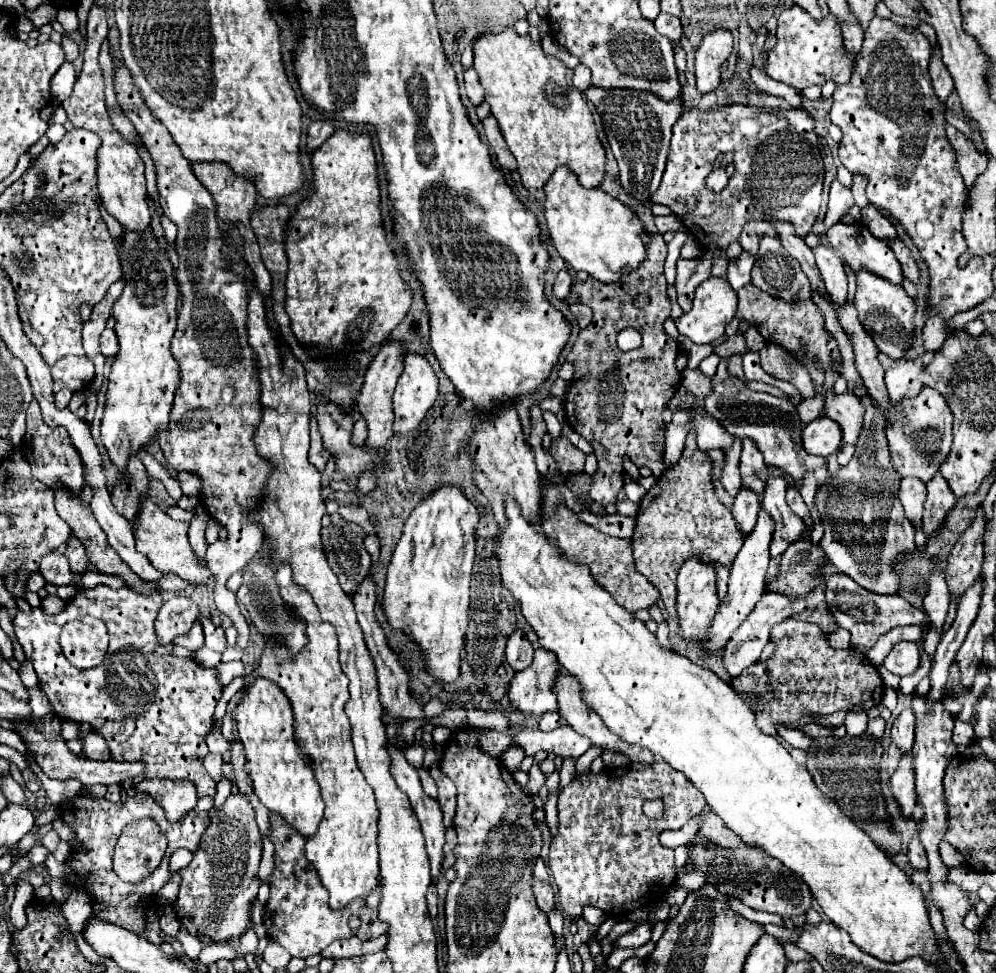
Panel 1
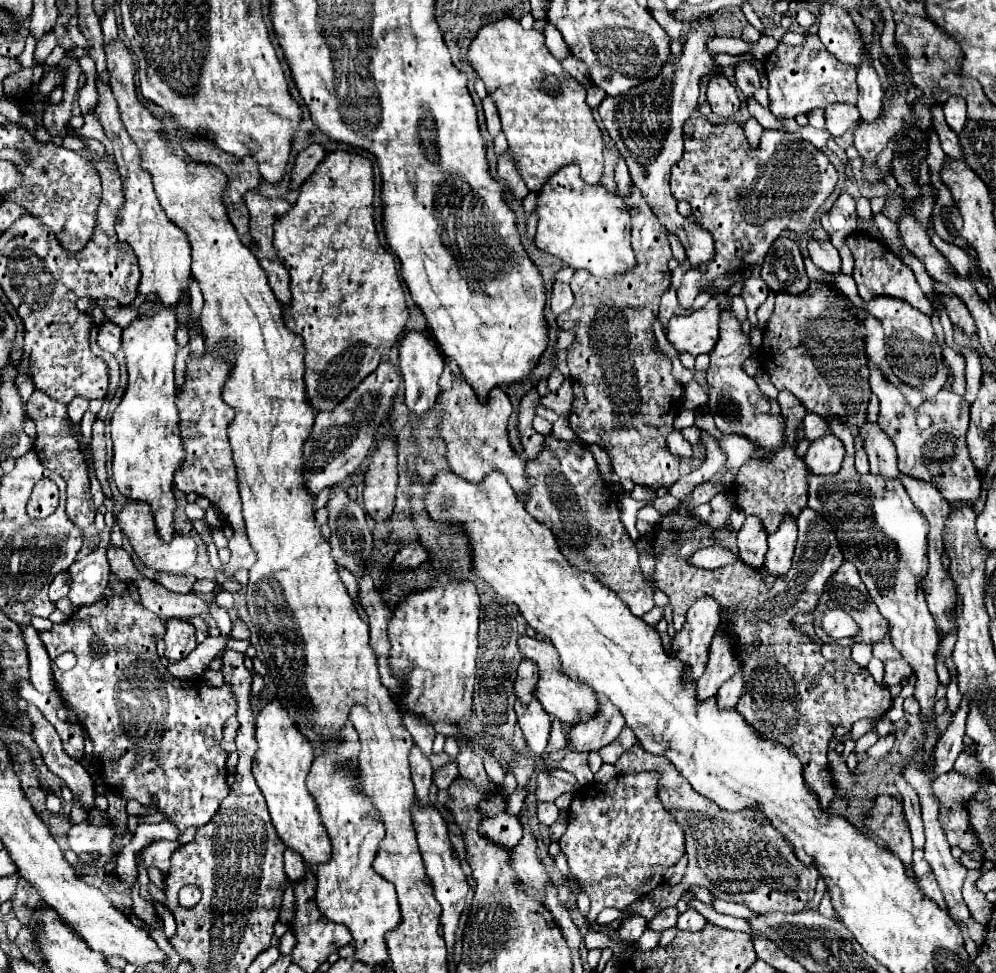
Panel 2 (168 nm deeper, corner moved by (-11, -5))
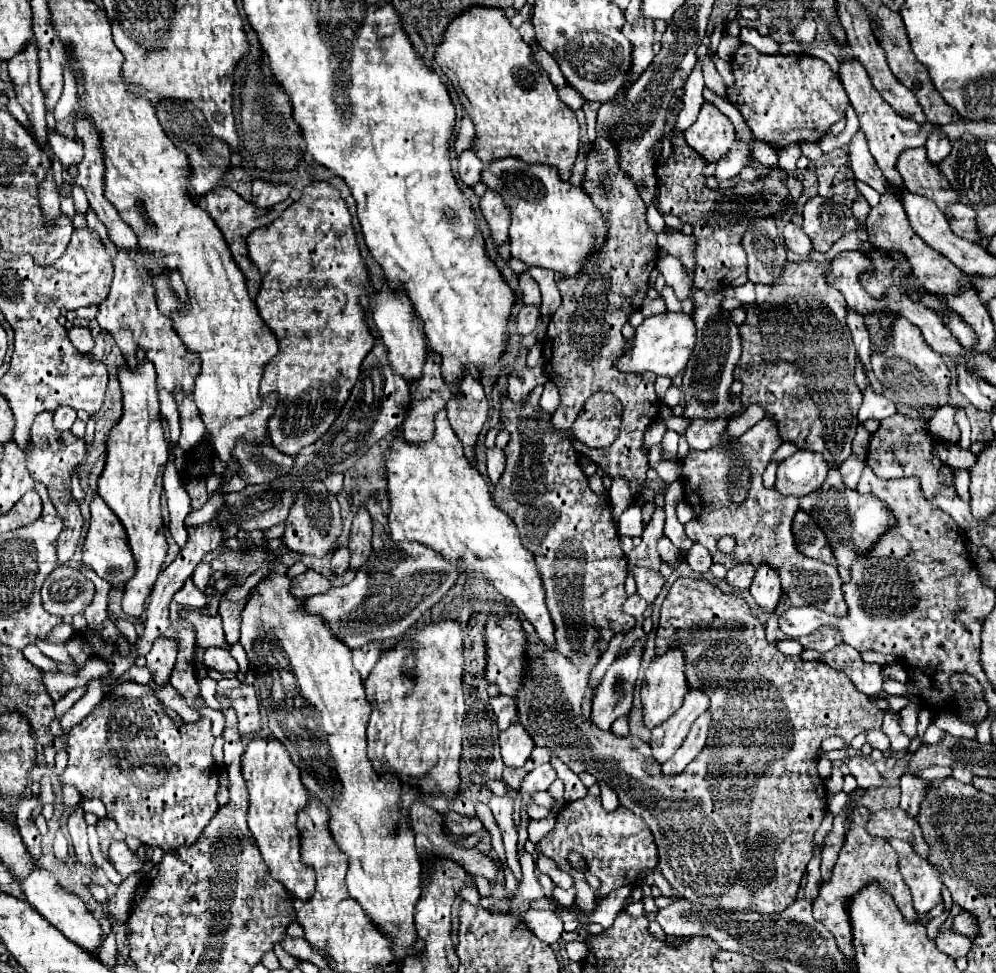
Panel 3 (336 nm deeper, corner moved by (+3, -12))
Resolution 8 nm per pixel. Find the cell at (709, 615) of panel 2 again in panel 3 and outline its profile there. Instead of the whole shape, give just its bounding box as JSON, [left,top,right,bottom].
[640,648,688,728]

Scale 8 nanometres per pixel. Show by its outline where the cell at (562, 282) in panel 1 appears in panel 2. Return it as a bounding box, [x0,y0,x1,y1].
[550,283,574,315]

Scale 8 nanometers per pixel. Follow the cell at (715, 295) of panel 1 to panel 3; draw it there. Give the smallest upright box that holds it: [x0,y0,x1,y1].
[616,312,696,378]

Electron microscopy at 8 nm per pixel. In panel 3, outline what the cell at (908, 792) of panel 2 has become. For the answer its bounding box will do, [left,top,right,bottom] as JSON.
[844,758,886,790]

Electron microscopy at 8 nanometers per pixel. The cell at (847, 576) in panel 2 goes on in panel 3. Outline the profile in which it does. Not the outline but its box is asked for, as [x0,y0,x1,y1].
[648,416,846,616]

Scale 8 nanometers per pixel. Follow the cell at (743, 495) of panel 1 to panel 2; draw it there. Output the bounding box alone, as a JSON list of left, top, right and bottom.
[738,517,768,571]

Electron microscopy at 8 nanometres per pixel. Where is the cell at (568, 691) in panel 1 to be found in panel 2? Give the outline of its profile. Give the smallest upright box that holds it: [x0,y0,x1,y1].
[518,635,598,723]

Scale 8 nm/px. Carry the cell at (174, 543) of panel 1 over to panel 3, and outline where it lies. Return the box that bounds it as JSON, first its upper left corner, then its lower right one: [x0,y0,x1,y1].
[82,496,134,582]

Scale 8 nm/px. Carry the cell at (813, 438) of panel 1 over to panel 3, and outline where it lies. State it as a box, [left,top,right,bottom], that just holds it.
[774,450,828,496]

